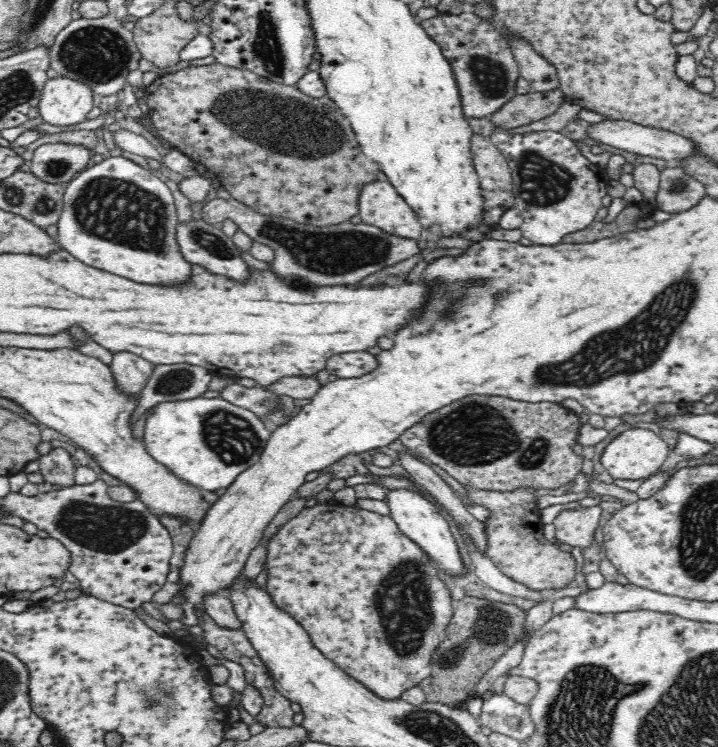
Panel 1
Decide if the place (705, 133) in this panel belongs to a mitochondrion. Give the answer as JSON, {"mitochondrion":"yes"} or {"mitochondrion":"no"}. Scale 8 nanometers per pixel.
{"mitochondrion":"no"}

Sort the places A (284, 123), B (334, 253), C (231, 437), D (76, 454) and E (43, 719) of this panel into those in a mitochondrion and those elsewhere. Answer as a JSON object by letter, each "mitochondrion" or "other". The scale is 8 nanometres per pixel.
{"A":"mitochondrion","B":"mitochondrion","C":"mitochondrion","D":"other","E":"other"}

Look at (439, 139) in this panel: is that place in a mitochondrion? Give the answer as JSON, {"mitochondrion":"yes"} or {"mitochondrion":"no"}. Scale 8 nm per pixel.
{"mitochondrion":"no"}

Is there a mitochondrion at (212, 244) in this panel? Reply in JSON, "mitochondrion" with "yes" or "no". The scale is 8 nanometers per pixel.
{"mitochondrion":"yes"}

